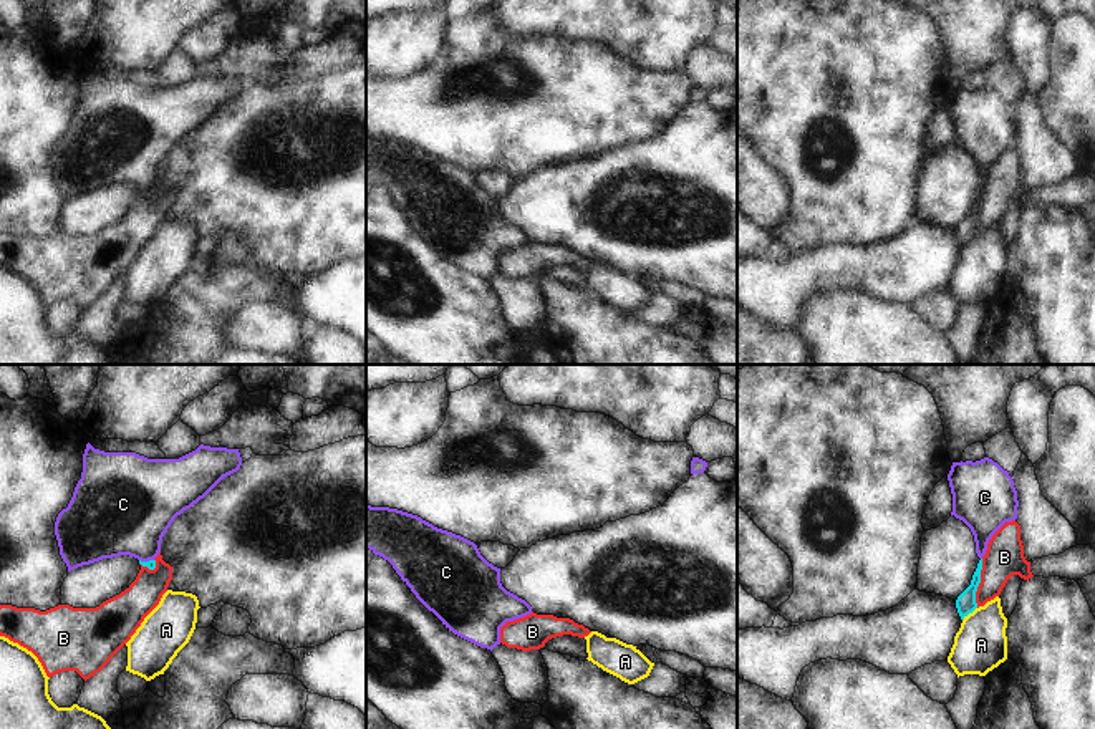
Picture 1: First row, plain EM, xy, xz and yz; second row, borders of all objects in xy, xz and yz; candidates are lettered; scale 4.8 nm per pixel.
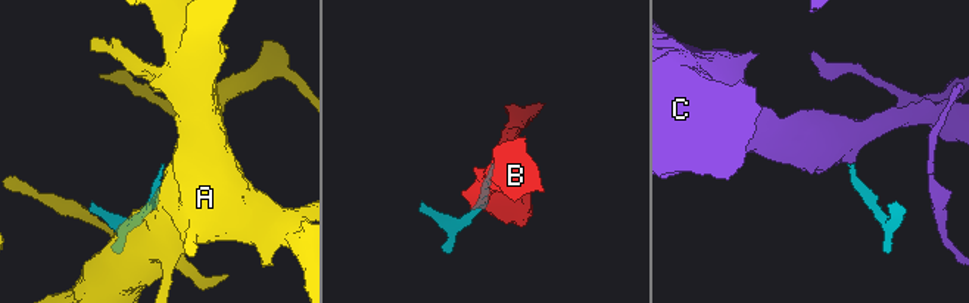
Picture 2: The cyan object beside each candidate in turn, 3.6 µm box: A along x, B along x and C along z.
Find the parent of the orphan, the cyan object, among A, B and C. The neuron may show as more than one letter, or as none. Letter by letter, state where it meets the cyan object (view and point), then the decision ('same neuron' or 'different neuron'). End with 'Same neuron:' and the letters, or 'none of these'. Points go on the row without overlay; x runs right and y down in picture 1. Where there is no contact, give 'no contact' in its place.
A: contact yz (969, 241); different neuron
B: contact yz (979, 211); different neuron
C: contact xy (146, 191); same neuron
Same neuron: C

